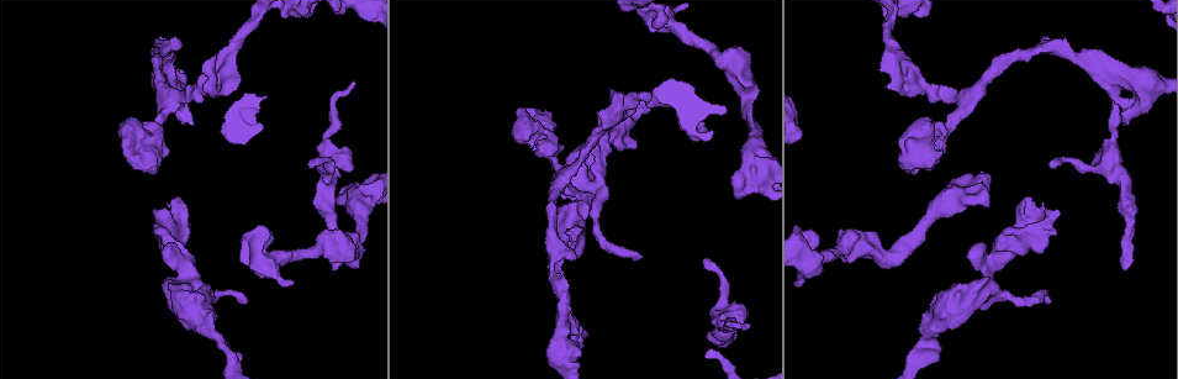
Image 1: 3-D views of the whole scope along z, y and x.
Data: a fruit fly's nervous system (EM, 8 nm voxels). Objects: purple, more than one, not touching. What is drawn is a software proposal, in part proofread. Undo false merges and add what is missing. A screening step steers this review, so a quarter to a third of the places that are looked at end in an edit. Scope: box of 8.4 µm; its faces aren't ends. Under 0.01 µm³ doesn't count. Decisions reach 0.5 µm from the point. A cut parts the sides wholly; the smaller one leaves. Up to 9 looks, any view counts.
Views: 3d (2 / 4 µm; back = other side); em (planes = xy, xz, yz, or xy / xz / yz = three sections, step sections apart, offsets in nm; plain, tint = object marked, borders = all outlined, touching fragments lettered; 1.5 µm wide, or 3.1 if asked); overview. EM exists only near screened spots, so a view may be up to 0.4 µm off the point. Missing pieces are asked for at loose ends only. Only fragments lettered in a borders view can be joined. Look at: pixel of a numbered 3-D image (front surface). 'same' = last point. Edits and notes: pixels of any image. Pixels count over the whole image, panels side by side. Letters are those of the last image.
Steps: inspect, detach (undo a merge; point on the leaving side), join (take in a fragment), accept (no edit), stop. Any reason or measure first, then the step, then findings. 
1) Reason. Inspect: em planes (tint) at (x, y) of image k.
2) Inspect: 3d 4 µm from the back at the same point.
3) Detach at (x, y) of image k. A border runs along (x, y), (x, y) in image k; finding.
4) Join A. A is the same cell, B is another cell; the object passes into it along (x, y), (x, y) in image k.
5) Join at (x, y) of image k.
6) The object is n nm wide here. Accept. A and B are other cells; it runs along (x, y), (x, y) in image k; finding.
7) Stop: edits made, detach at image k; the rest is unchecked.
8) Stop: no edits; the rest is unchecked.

Calibre changes. Inspect: em planes (borders) at (1010, 294) of image 1.

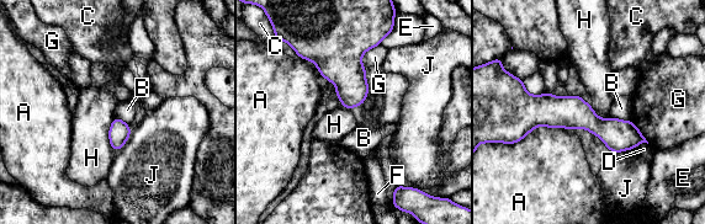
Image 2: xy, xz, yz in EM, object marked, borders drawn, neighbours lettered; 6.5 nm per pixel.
The object is 70 nm wide here. Accept. A, B, C, D, E, F, G, H and J are other cells; it runs along (517, 104), (574, 112), (641, 139) in image 2; all the same neuron.

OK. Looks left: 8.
Two arms in line, one across. Inspect: 3d 4 µm at (553, 148) of image 1.

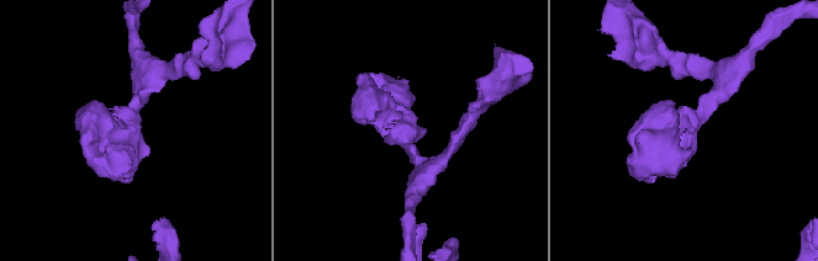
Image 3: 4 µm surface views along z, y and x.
3 arms meet here; the arms are 240, 280, 340 nm wide; need the tissue. Inspect: em xy step 8 (tint) at (410, 130) of image 3.

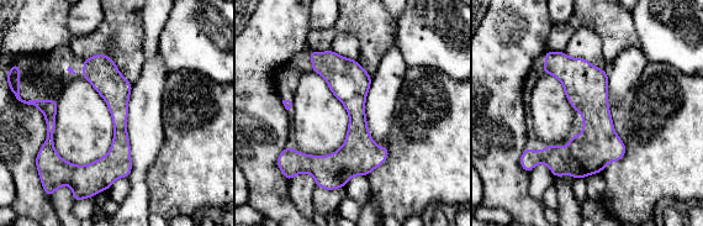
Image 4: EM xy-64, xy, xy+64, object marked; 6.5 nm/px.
Inspect: em planes (borders) at the same point.

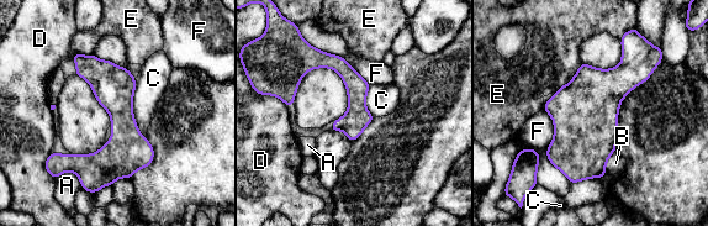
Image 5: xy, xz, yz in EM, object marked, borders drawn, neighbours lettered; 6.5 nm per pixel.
The object is 170 nm wide here. Accept. A, B, C, D, E and F are other cells; a border runs along (135, 78), (132, 115), (146, 138) in image 5; all the same neuron.

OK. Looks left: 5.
A fork. Inspect: em xz step 4 (borders) at (555, 243) of image 1.

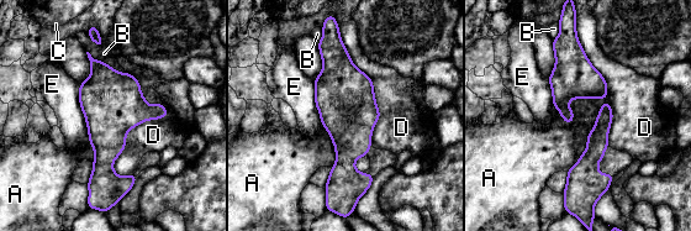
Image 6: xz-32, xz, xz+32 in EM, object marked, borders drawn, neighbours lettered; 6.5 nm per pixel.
The object is 280 nm wide here. Accept. A, B, C, D and E are other cells; it runs along (569, 11), (570, 62), (606, 100), (589, 158) in image 6; continuous, no second neuron.

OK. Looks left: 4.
Branch stops here. Inspect: 3d 2 µm at (337, 267) of image 1.

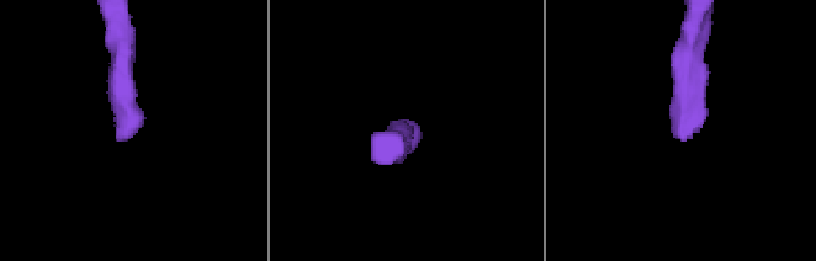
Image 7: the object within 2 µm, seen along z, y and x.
Inspect: em xz step 4 (tint) at (676, 138) of image 7.

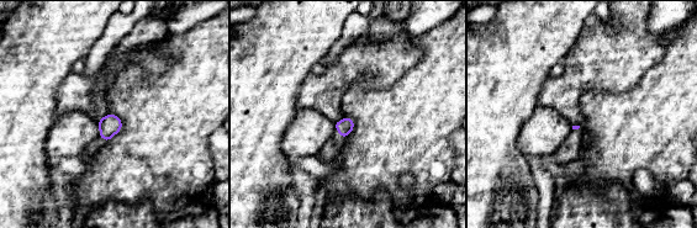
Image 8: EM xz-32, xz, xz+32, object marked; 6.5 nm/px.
Inspect: em planes (borders) at the same point.

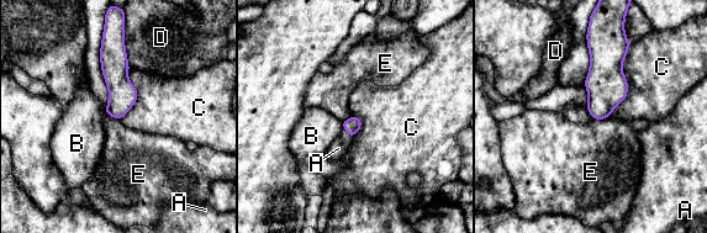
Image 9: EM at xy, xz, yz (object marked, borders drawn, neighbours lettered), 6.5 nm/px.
The object is 100 nm wide here. Join A. A is the same cell, B, C, D and E are other cells; the object passes into it along (353, 125), (348, 134), (338, 148) in image 9; the neuron continues.

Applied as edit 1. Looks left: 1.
Stop: edits made, join at image 9; the rest is unchecked.

